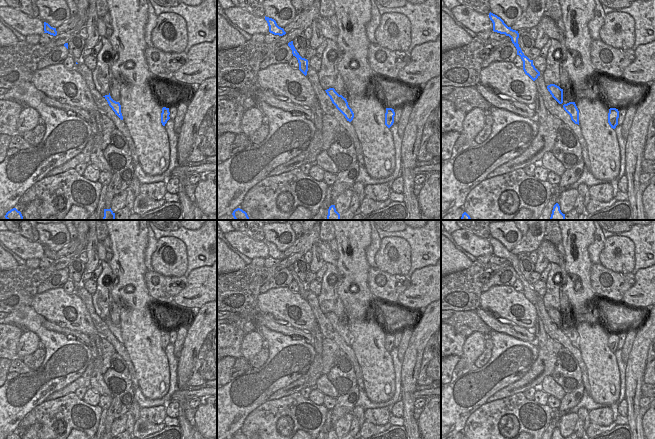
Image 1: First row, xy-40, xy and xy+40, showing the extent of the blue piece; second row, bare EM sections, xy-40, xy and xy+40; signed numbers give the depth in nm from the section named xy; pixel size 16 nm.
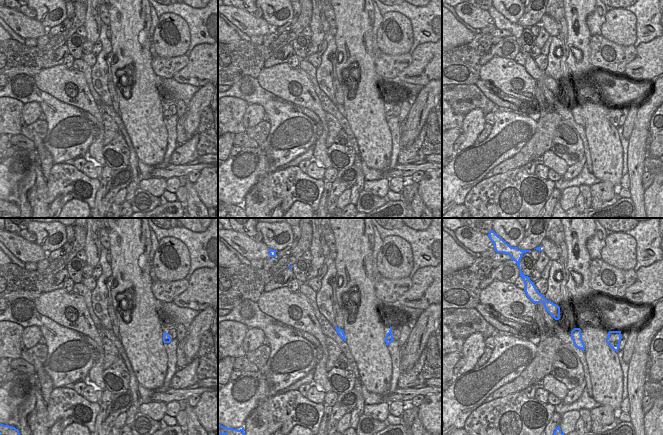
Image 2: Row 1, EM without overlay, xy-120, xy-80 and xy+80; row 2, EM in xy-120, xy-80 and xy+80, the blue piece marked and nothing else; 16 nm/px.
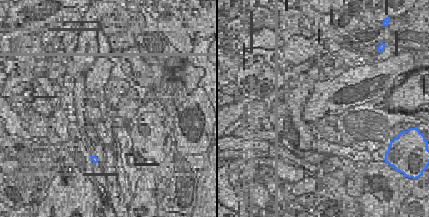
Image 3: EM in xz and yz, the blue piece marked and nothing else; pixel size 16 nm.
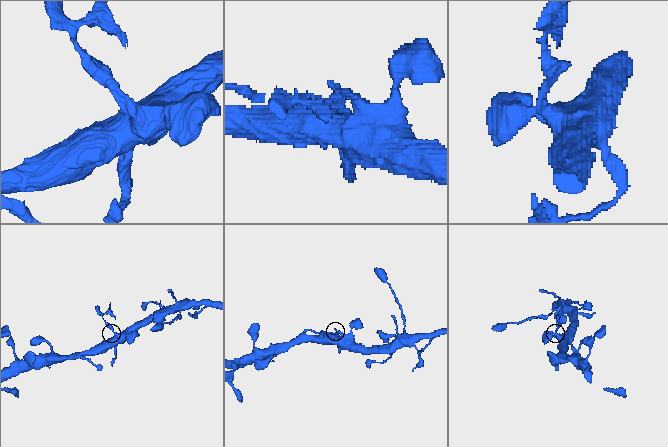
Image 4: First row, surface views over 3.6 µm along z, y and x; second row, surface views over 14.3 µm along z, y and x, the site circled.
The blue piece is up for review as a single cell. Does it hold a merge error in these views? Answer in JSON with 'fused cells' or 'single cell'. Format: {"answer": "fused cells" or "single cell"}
{"answer": "fused cells"}

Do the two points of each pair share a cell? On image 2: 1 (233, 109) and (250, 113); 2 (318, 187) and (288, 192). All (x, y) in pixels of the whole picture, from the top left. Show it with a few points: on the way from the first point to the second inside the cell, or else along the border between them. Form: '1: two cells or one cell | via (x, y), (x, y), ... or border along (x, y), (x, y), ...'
1: two cells | border along (248, 104), (242, 119), (242, 124), (245, 128)
2: one cell | via (311, 188), (300, 198), (295, 197)

